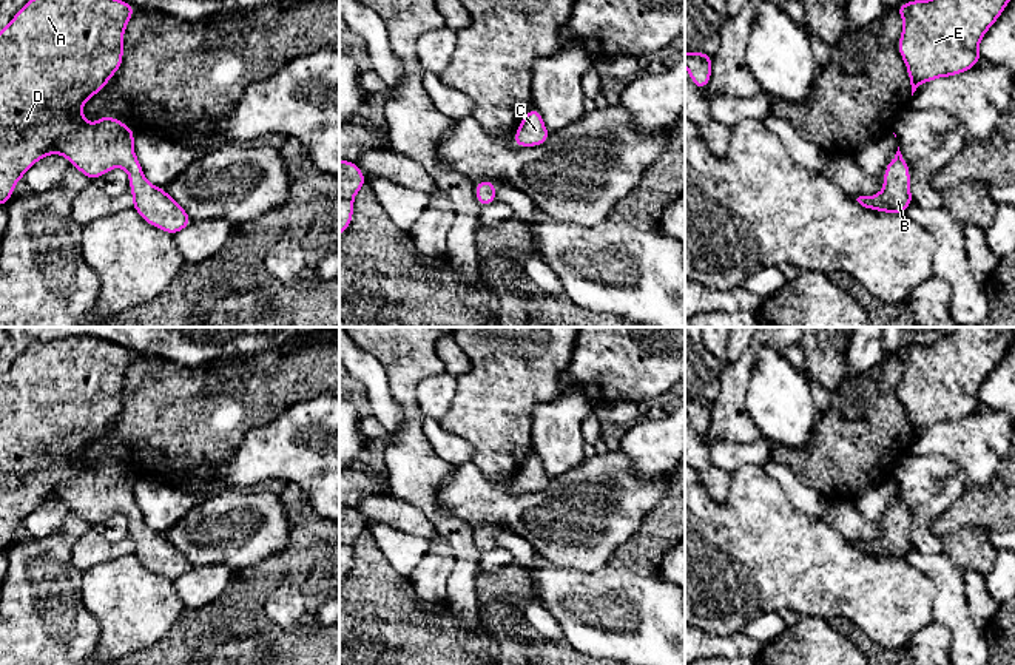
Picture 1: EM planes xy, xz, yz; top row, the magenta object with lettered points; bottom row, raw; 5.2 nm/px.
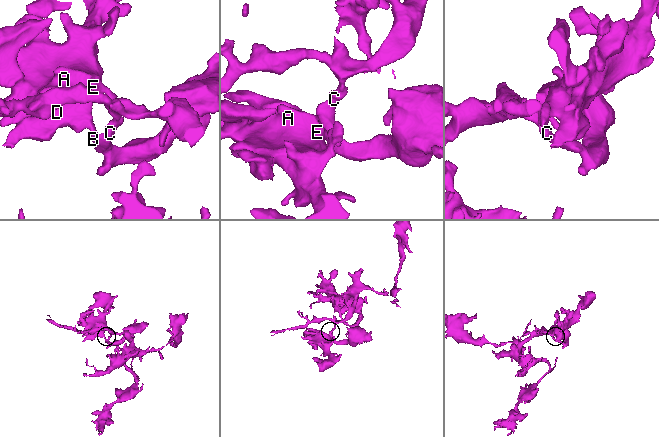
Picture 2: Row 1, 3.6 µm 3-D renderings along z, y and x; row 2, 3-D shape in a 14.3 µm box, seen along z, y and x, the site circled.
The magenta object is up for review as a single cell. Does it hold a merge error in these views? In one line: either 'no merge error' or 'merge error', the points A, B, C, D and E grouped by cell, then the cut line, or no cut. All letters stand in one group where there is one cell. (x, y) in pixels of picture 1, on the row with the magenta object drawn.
no merge error; A B C D E; no cut

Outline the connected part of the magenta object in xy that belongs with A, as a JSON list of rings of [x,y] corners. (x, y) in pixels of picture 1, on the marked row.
[[[28,0],[0,31],[0,205],[9,202],[14,185],[35,162],[59,153],[89,182],[114,167],[125,168],[133,208],[150,225],[174,236],[193,222],[164,188],[145,179],[128,125],[110,114],[83,123],[82,105],[122,66],[123,32],[134,11],[122,0]]]

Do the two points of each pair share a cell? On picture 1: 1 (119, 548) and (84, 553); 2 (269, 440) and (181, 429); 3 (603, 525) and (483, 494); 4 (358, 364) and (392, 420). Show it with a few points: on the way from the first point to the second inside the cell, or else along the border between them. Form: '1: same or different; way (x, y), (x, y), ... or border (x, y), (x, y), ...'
1: same; way (110, 550), (93, 550)
2: different; border (275, 417), (255, 426), (219, 463)
3: same; way (574, 520), (549, 520), (512, 509)
4: same; way (372, 378), (378, 384), (384, 406)

